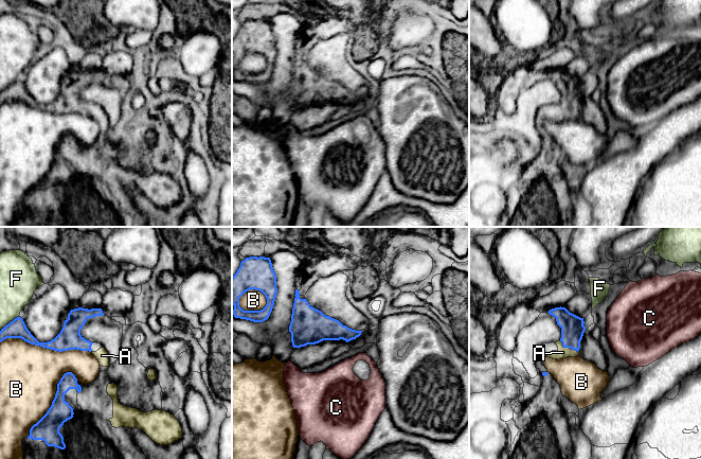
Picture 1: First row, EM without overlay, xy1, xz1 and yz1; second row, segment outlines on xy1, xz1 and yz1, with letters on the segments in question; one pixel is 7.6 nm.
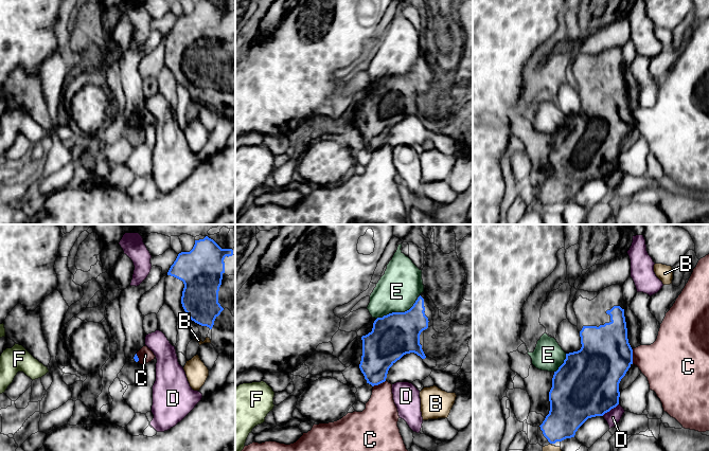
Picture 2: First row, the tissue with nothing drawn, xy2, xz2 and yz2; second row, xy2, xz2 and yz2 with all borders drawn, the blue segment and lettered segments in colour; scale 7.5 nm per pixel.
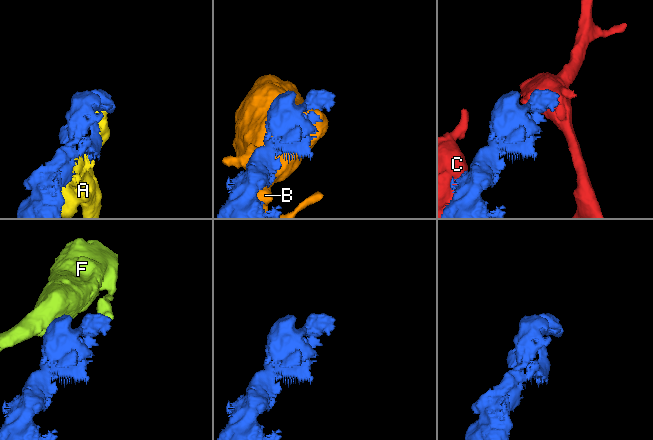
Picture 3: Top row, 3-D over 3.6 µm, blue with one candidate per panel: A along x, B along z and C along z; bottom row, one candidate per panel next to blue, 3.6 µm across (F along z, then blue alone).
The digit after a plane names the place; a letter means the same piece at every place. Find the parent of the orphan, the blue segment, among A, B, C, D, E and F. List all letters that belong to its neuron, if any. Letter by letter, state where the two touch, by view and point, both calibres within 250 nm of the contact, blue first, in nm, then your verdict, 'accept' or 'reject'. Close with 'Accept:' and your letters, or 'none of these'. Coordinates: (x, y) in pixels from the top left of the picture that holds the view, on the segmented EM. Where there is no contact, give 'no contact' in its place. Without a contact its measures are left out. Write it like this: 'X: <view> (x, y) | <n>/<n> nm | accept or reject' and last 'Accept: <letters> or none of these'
A: yz1 (569, 347) | 180/80 nm | accept
B: xy1 (53, 400) | 180/440 nm | reject
C: yz2 (632, 357) | 400/340 nm | reject
D: yz2 (609, 410) | 480/110 nm | reject
E: xz2 (396, 312) | 320/320 nm | reject
F: xy1 (10, 322) | 140/260 nm | reject
Accept: A

